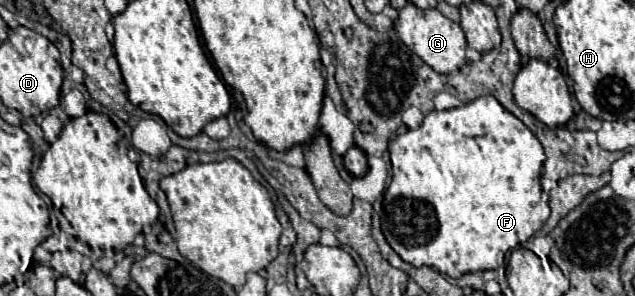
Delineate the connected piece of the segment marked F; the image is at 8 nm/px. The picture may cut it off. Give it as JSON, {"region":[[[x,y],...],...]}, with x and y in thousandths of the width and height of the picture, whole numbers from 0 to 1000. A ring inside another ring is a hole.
{"region":[[[775,321],[753,328],[718,368],[677,375],[658,436],[620,463],[611,510],[617,611],[605,659],[602,787],[614,834],[652,902],[674,895],[706,936],[784,909],[794,889],[794,855],[850,780],[866,726],[850,632],[850,578],[860,544],[857,503],[844,456]]]}

